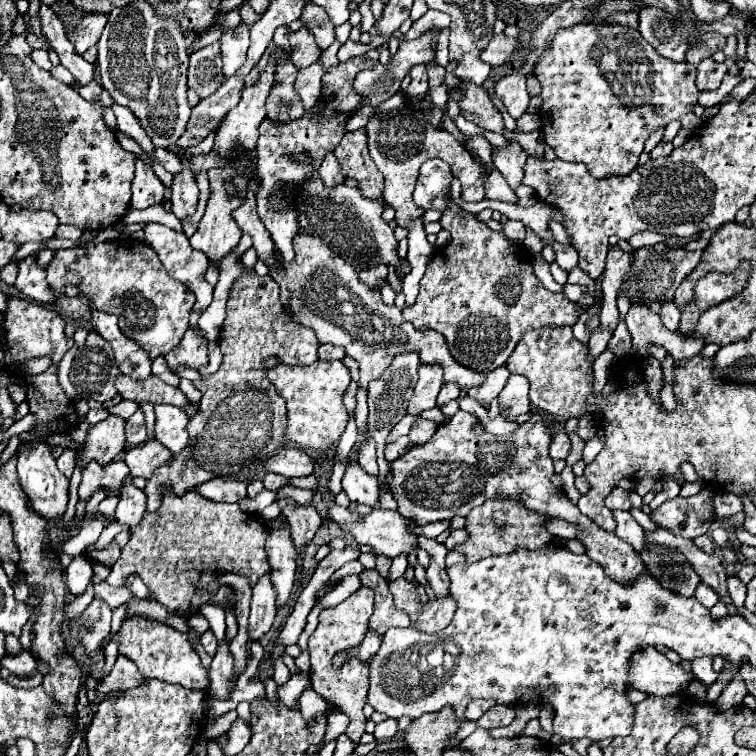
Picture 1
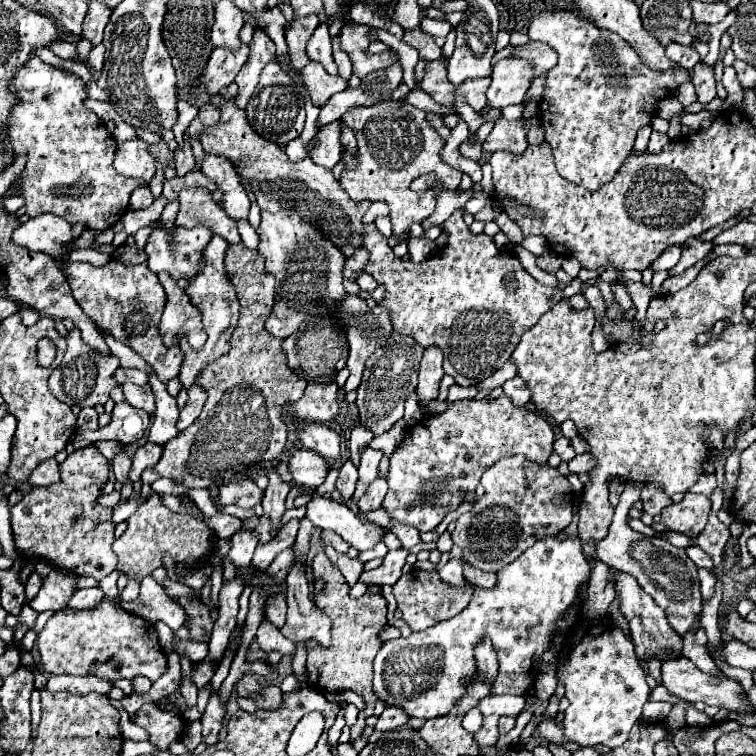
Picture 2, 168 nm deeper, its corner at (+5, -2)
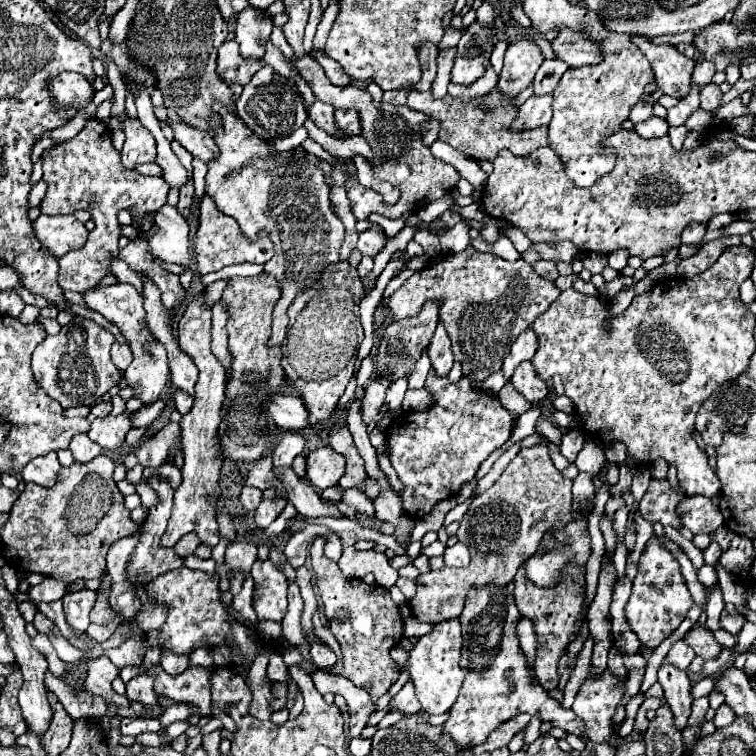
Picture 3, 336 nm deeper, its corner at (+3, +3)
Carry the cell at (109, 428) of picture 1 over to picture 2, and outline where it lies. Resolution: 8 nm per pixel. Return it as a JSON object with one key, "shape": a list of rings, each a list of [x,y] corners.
{"shape":[[[91,444],[67,456],[61,464],[61,482],[47,488],[35,486],[25,494],[23,500],[11,508],[15,546],[21,556],[27,560],[47,558],[53,566],[95,580],[109,576],[117,566],[115,552],[111,550],[115,524],[111,522],[111,510],[95,502],[107,482],[107,474],[109,460]]]}

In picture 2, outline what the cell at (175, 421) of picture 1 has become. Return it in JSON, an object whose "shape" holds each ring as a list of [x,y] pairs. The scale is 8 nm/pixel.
{"shape":[[[127,382],[127,384],[123,384],[123,394],[131,406],[137,406],[137,408],[145,410],[147,414],[155,414],[155,396],[149,388],[139,388],[139,386]]]}

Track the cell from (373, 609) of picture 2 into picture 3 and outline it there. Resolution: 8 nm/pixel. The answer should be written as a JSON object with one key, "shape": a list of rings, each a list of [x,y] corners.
{"shape":[[[317,537],[309,553],[329,629],[339,641],[343,653],[343,657],[333,667],[333,673],[341,673],[355,687],[367,689],[371,699],[377,701],[399,677],[397,665],[389,657],[389,651],[403,639],[403,617],[399,615],[399,609],[385,587],[347,579],[339,565],[323,555],[323,547],[325,539]]]}

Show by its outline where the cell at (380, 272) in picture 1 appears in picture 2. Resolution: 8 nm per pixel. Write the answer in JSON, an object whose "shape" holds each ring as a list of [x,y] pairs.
{"shape":[[[359,248],[351,258],[345,260],[345,270],[343,270],[343,276],[357,282],[359,274],[363,274],[363,266],[367,266],[367,250]]]}

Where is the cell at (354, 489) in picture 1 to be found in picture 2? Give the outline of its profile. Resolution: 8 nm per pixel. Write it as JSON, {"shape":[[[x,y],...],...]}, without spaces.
{"shape":[[[305,424],[299,432],[299,440],[303,442],[303,446],[317,452],[329,462],[337,462],[341,458],[341,438],[329,426]]]}

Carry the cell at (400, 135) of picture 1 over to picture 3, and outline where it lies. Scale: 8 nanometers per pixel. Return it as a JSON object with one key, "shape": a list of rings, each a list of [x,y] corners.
{"shape":[[[305,55],[301,59],[293,57],[291,63],[297,67],[299,75],[305,81],[309,81],[309,85],[311,85],[311,89],[313,89],[317,99],[321,99],[321,101],[325,101],[325,103],[329,103],[333,107],[357,107],[359,117],[361,117],[361,125],[363,125],[363,133],[361,135],[367,139],[367,143],[373,147],[373,151],[383,161],[381,167],[373,167],[375,177],[381,179],[381,181],[389,181],[393,187],[397,187],[401,191],[399,203],[383,205],[379,193],[363,189],[359,185],[357,175],[355,175],[355,165],[349,163],[351,177],[347,181],[347,193],[349,193],[349,199],[353,203],[353,215],[357,219],[365,219],[365,217],[369,217],[369,213],[381,213],[381,215],[385,215],[389,219],[397,219],[397,217],[401,217],[403,211],[417,211],[417,209],[425,207],[427,203],[433,203],[435,199],[439,199],[445,193],[453,191],[453,187],[459,181],[459,173],[451,165],[435,159],[431,155],[429,147],[425,147],[423,141],[421,141],[421,133],[419,133],[421,123],[425,123],[429,119],[425,113],[413,111],[413,109],[403,105],[403,107],[399,107],[399,115],[389,115],[387,111],[379,111],[373,105],[371,95],[367,91],[357,89],[353,85],[349,85],[349,87],[335,87],[325,77],[325,71],[321,69],[321,65],[313,57],[309,57],[309,55]]]}

